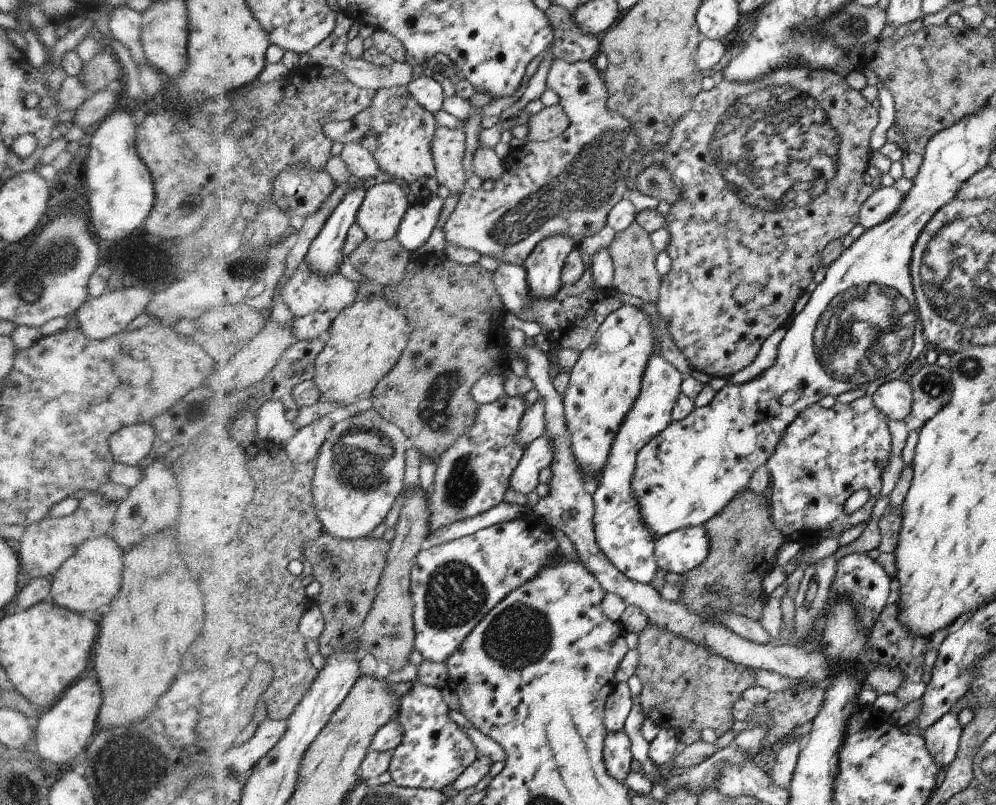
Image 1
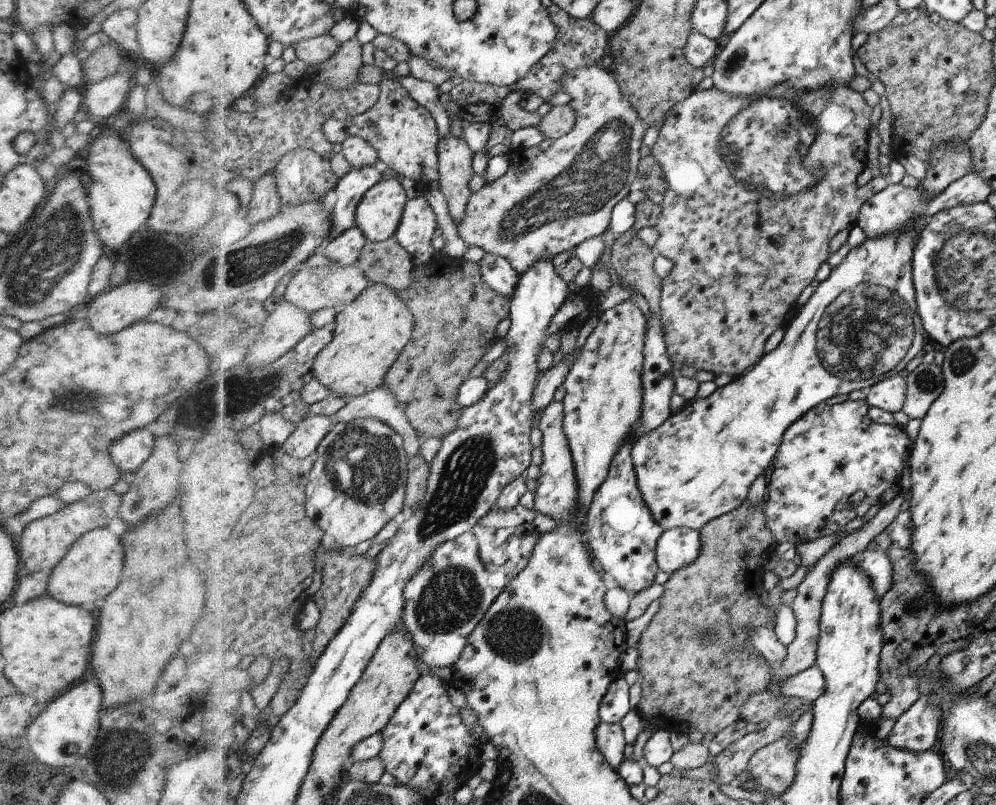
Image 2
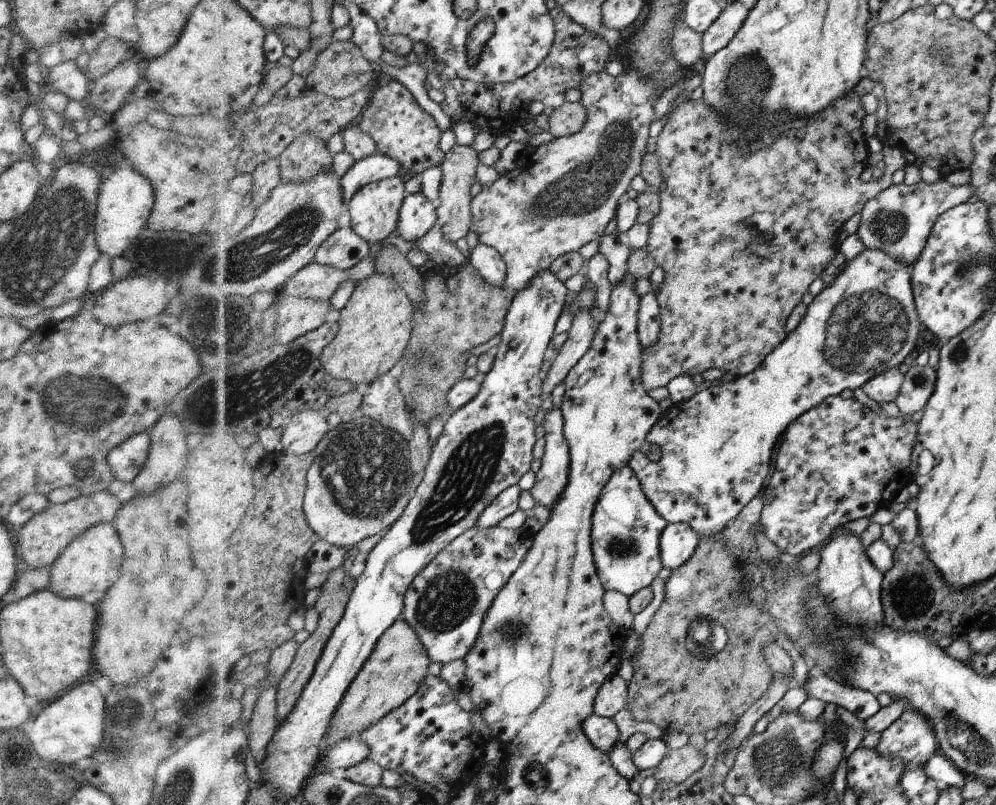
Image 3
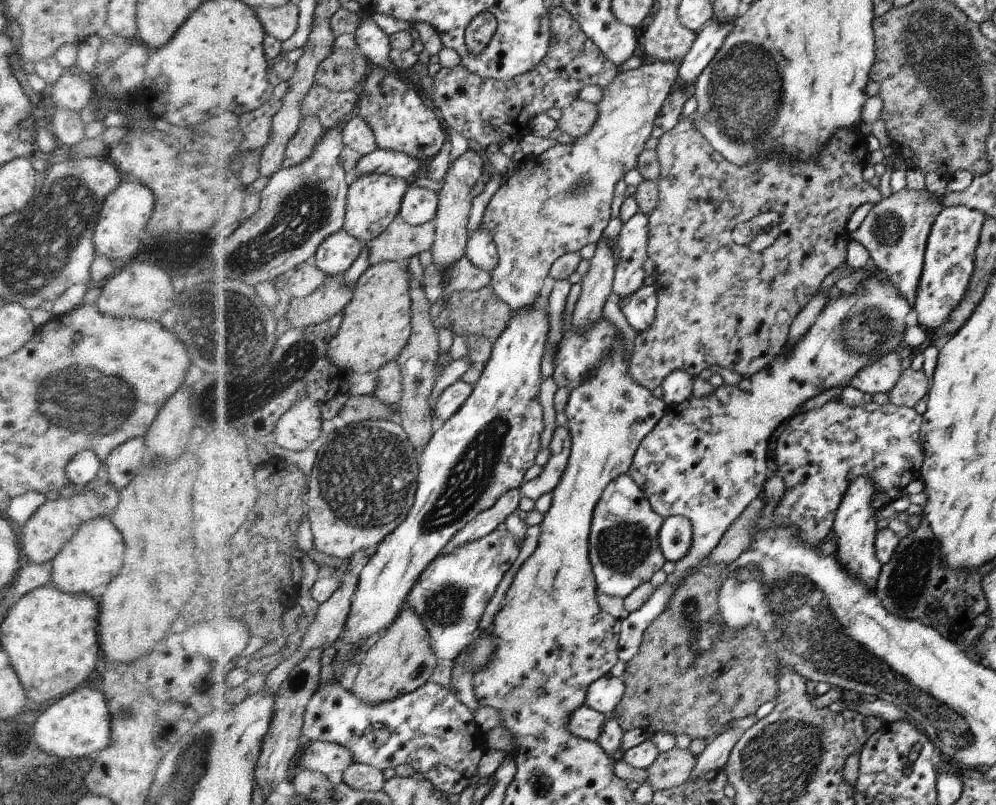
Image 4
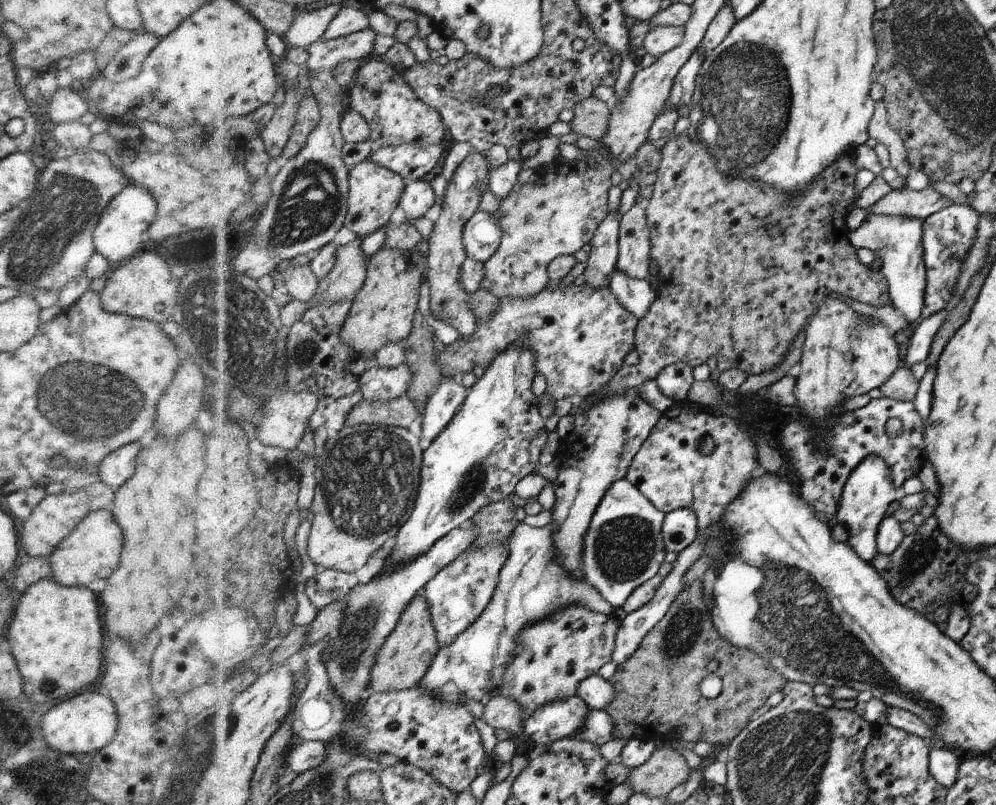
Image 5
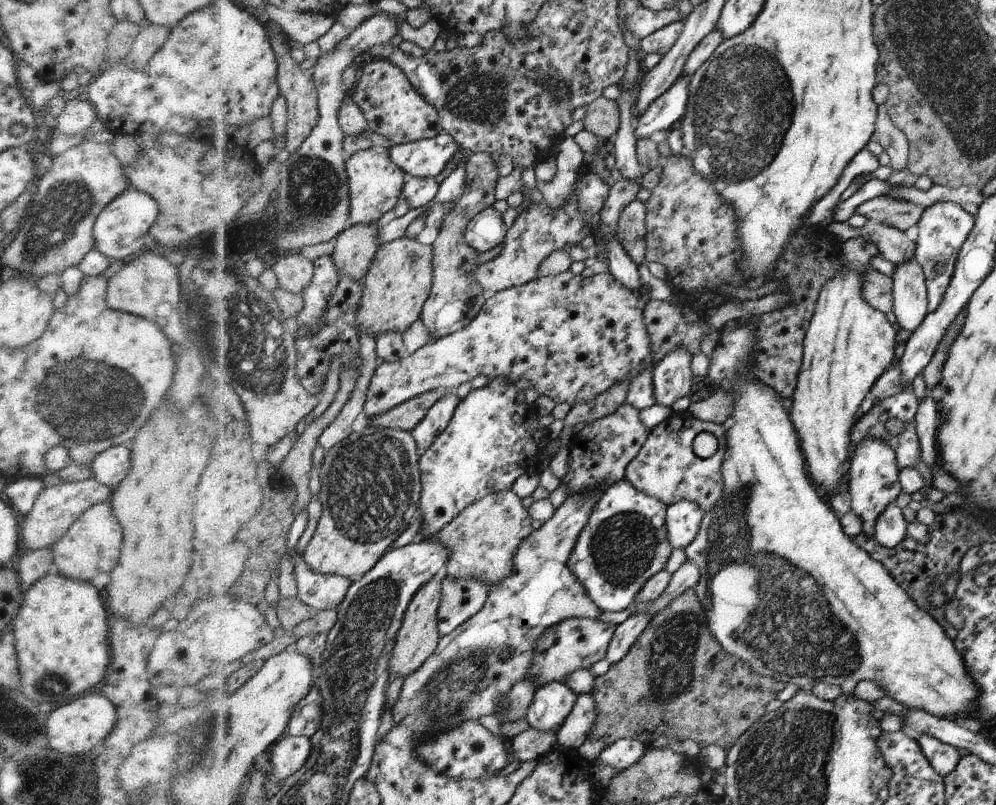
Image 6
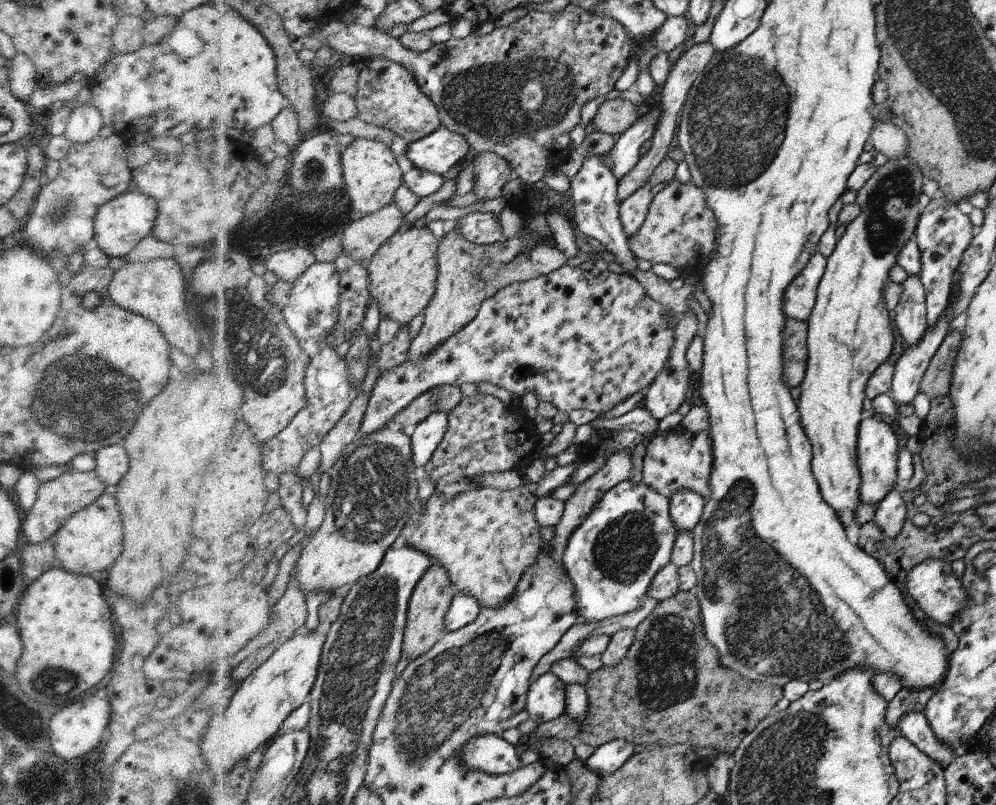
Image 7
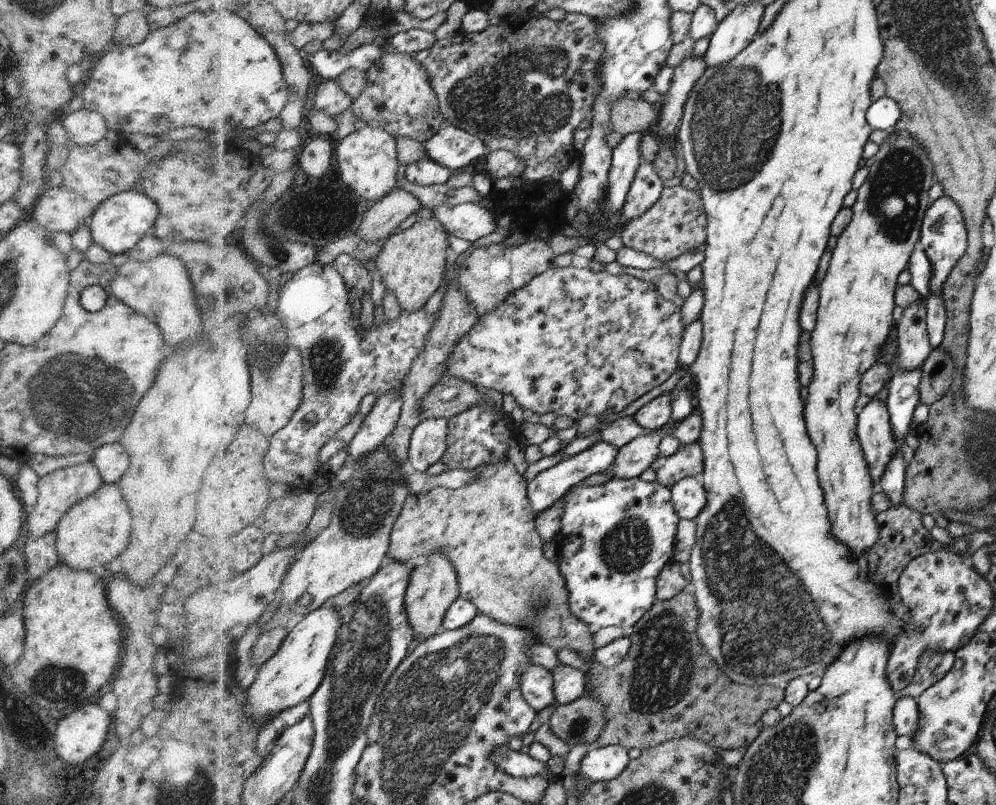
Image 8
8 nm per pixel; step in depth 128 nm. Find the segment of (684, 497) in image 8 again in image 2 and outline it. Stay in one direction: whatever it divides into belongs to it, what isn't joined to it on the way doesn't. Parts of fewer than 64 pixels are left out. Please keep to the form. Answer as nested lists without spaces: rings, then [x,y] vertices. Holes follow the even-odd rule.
[[[688,527],[668,529],[659,537],[655,559],[661,571],[675,573],[696,561],[702,546],[699,530]]]

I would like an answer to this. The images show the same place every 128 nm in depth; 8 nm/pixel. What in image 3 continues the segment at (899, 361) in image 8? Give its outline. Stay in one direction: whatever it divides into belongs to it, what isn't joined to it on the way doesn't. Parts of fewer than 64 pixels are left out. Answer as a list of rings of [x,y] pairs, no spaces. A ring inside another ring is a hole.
[[[945,178],[934,184],[921,181],[916,185],[891,185],[864,206],[857,234],[865,249],[882,250],[894,260],[902,260],[912,268],[920,258],[936,220],[944,212],[973,200],[973,197],[974,190],[970,190],[970,183],[955,187]]]

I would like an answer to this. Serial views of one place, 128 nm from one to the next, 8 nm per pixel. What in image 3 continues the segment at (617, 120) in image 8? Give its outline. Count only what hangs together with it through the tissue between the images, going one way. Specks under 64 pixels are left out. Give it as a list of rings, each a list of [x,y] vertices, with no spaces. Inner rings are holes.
[[[579,101],[564,103],[550,114],[547,131],[554,139],[571,136],[584,128],[586,118],[586,108]]]

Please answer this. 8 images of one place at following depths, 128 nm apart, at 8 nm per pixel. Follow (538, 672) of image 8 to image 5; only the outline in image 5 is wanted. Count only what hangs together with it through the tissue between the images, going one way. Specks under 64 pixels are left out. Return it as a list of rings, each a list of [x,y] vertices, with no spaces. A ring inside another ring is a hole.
[[[577,695],[566,700],[554,700],[544,706],[538,706],[524,723],[524,736],[538,746],[544,746],[554,740],[574,737],[582,728],[590,707]]]

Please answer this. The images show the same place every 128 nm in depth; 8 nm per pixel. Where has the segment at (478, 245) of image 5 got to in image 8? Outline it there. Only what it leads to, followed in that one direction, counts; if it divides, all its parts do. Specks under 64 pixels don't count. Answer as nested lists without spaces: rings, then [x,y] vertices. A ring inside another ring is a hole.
[[[465,203],[459,206],[442,204],[434,206],[433,216],[448,228],[456,237],[476,242],[476,240],[492,234],[497,228],[494,215],[479,204]]]

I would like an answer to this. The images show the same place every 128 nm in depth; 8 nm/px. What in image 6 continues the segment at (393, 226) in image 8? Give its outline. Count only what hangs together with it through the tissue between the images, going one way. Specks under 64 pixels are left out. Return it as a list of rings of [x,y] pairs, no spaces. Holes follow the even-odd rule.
[[[374,222],[352,225],[340,234],[334,258],[341,278],[350,276],[365,281],[382,246],[378,240],[380,230],[382,224]]]

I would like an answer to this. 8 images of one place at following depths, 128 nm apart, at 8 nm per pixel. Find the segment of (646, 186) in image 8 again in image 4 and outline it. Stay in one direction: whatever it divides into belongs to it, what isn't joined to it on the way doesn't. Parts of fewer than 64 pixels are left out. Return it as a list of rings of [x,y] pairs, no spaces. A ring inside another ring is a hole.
[[[636,212],[622,224],[618,238],[618,263],[615,266],[613,296],[619,300],[632,296],[644,285],[647,276],[647,248],[650,240],[650,219]]]

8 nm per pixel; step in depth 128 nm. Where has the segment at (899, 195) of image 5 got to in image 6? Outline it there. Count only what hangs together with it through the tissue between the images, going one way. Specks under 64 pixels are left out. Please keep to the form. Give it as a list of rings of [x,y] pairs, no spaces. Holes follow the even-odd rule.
[[[881,195],[864,202],[864,204],[860,204],[853,214],[862,215],[870,220],[875,219],[881,224],[886,224],[905,232],[908,228],[918,223],[925,208],[924,203],[918,206],[918,204],[903,201],[902,199]]]

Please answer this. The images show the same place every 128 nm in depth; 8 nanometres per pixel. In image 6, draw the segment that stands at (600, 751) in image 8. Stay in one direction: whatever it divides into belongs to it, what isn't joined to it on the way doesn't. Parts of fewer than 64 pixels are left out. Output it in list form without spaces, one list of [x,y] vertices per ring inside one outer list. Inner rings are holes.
[[[618,739],[612,745],[608,745],[605,750],[602,750],[597,759],[602,764],[622,771],[632,766],[632,764],[636,764],[647,750],[648,747],[638,740]]]

